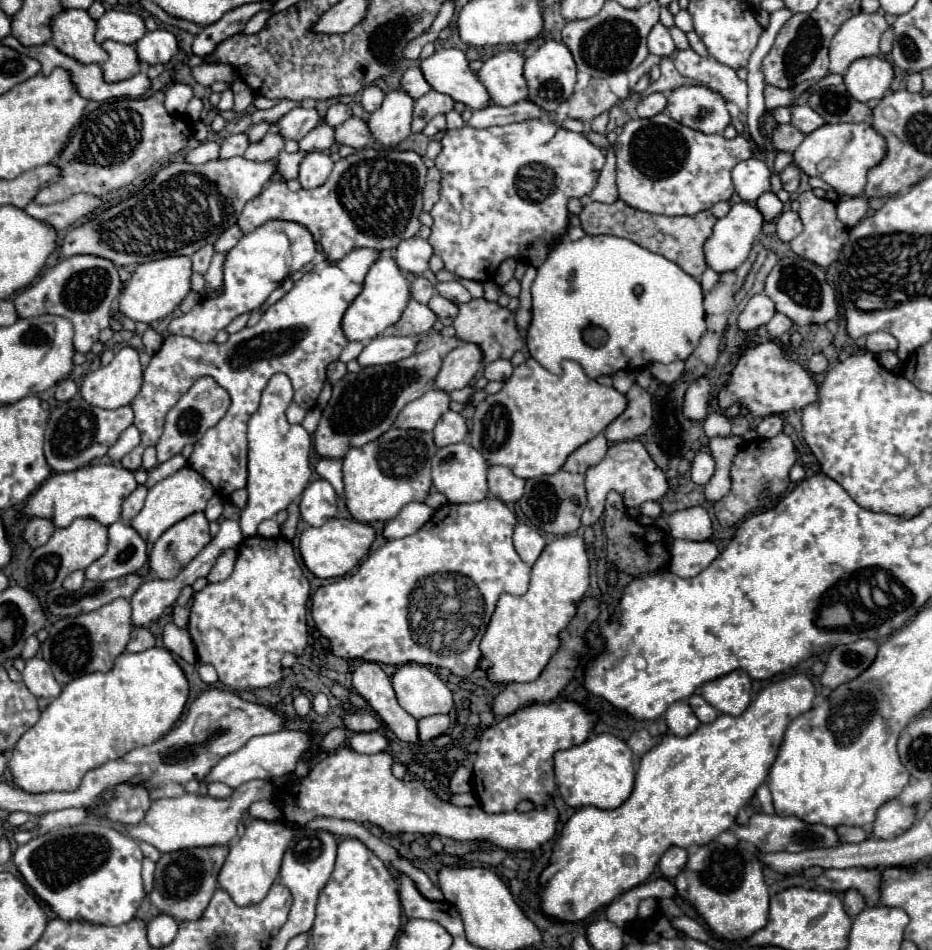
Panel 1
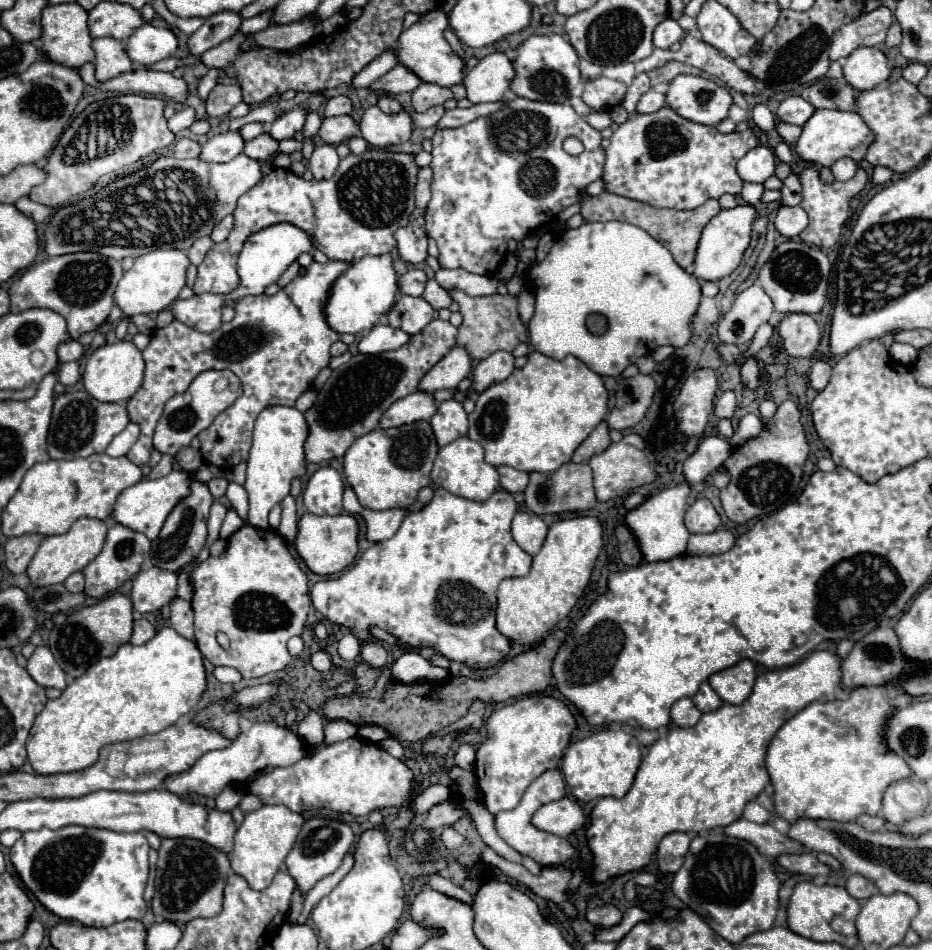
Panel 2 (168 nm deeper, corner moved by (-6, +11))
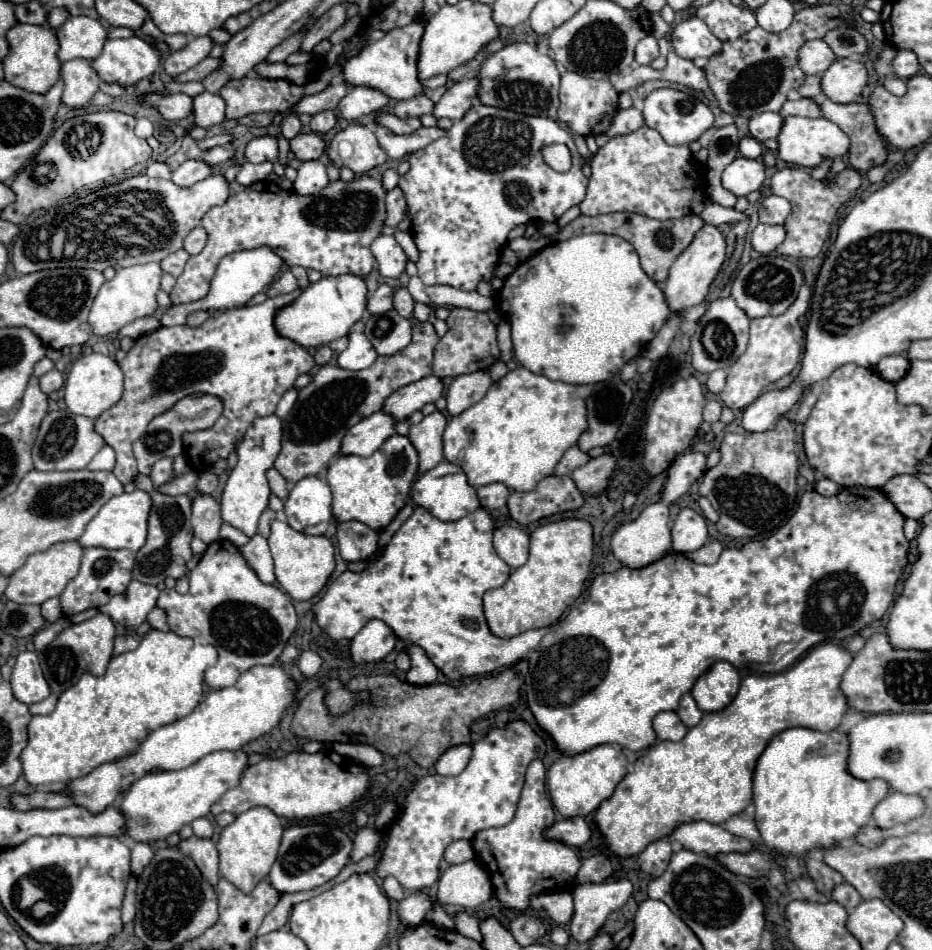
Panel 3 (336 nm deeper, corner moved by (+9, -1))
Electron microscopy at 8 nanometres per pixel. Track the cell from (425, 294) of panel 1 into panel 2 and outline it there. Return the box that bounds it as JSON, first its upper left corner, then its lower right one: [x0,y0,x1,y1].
[399,268,427,296]

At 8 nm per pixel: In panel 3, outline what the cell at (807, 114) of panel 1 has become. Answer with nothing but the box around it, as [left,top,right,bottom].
[750,112,784,140]

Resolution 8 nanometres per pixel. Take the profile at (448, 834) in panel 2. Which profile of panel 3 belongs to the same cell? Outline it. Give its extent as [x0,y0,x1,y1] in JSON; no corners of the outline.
[444,840,472,864]

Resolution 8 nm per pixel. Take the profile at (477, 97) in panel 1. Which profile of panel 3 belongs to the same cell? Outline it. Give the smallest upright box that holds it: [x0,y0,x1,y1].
[344,20,424,100]

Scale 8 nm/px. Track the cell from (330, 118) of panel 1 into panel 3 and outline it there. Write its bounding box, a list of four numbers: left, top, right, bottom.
[310,110,336,134]

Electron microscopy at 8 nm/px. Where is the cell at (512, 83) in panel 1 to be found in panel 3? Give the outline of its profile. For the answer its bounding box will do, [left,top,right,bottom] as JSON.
[434,78,480,120]

